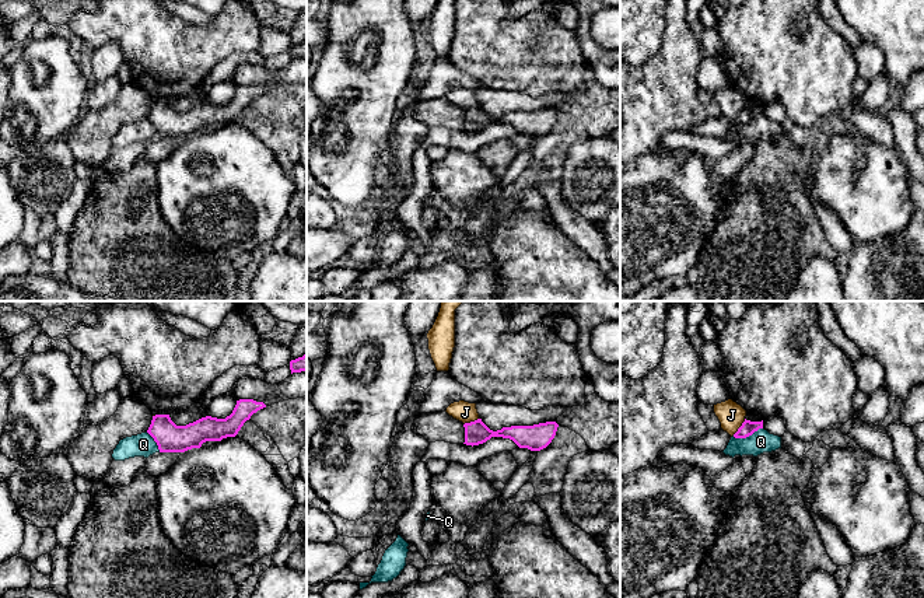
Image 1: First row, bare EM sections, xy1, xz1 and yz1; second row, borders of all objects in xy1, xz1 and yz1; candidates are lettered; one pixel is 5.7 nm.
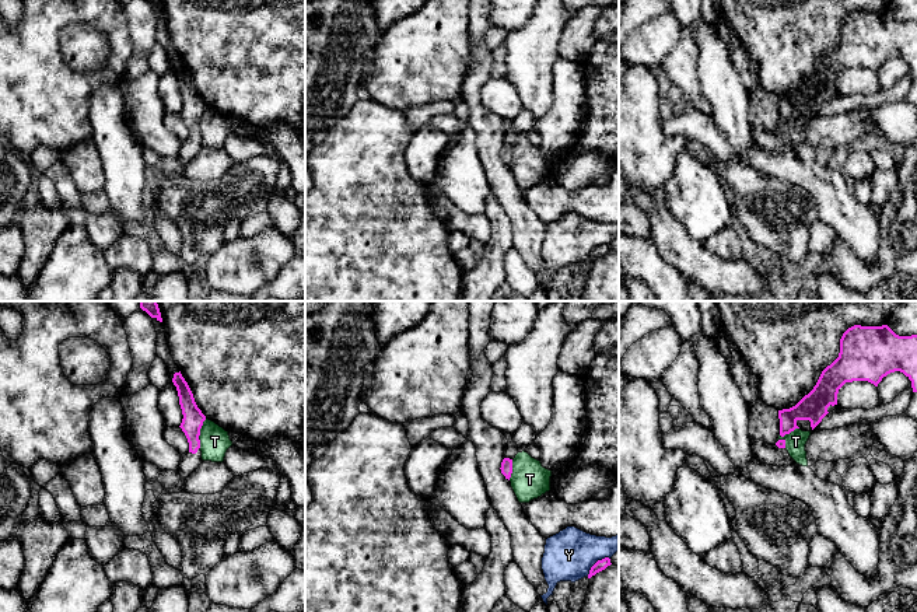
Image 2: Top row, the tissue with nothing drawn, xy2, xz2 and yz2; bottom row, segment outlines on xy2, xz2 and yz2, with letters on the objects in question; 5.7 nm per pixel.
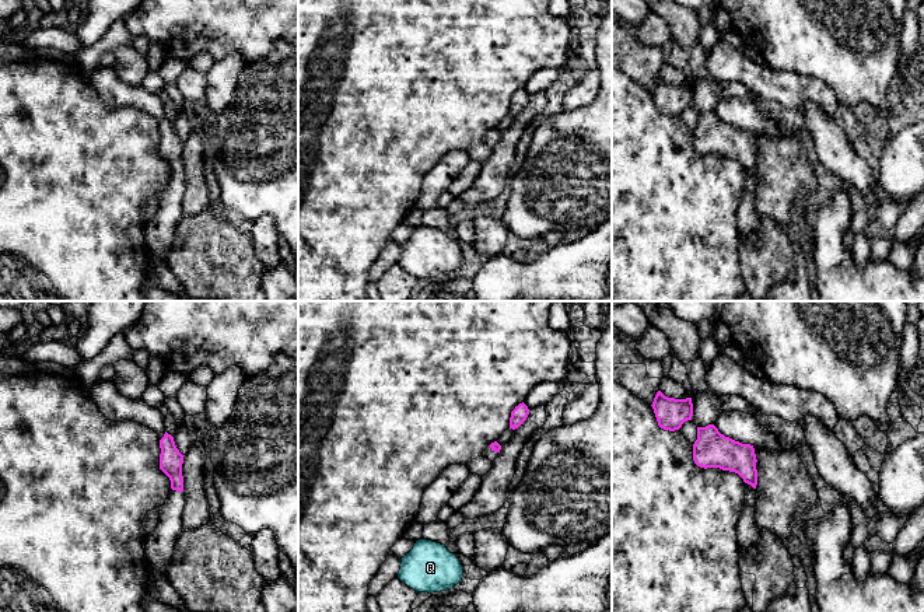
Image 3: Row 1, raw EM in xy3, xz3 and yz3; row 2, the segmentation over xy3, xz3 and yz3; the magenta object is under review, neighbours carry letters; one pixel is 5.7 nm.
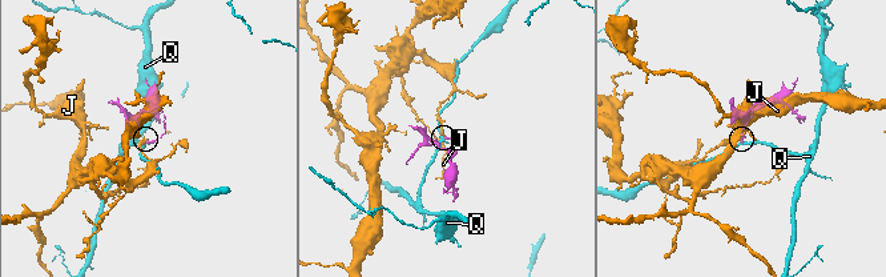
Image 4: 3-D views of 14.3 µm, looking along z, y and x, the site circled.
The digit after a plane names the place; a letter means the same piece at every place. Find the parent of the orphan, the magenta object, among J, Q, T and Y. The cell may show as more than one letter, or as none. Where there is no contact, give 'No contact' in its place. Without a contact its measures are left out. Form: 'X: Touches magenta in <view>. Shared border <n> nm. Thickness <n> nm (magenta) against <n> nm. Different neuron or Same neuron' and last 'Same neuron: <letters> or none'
J: Touches magenta in xz1. Shared border 100 nm. Thickness 130 nm (magenta) against 120 nm. Different neuron
Q: Touches magenta in yz1. Shared border 180 nm. Thickness 90 nm (magenta) against 130 nm. Different neuron
T: Touches magenta in yz2. Shared border 170 nm. Thickness 160 nm (magenta) against 120 nm. Different neuron
Y: Touches magenta in xz2. Shared border 170 nm. Thickness 60 nm (magenta) against 280 nm. Different neuron
Same neuron: none

